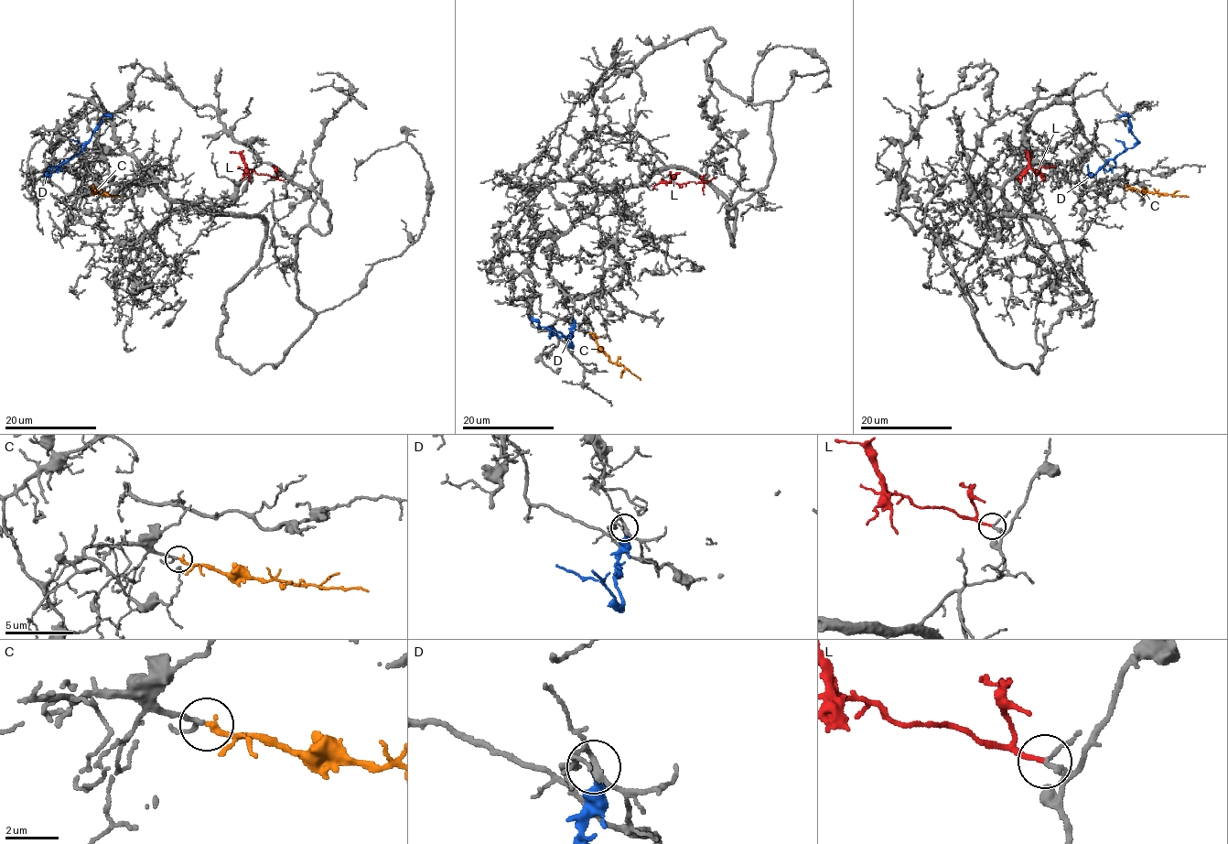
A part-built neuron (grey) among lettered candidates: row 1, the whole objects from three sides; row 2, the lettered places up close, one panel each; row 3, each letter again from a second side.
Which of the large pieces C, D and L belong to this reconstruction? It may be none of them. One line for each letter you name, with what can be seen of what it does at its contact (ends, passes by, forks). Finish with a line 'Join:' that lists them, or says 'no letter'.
C: It ends there
Join: C

